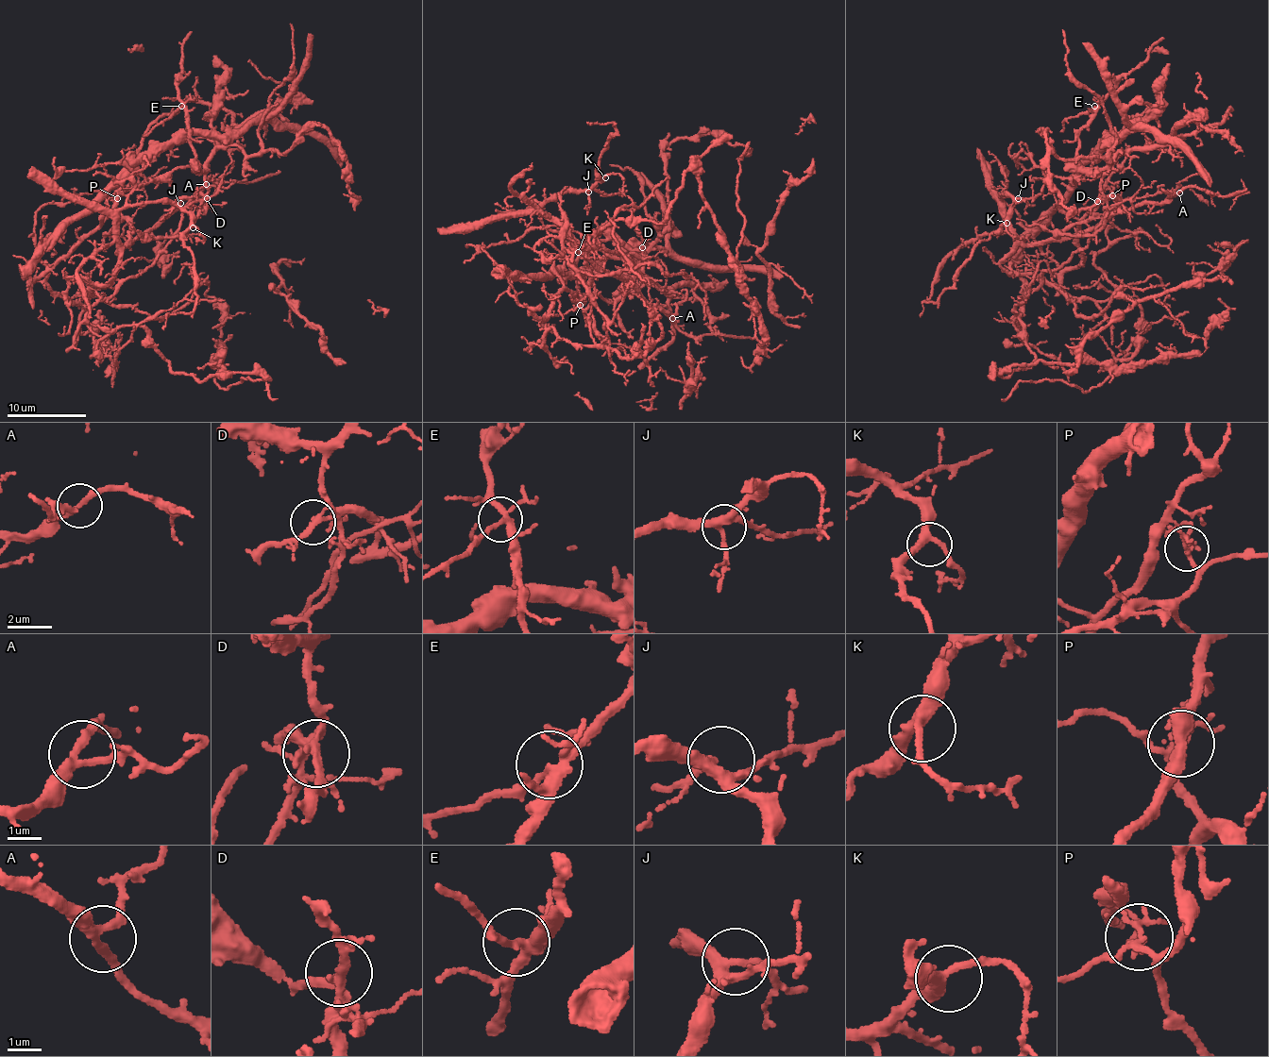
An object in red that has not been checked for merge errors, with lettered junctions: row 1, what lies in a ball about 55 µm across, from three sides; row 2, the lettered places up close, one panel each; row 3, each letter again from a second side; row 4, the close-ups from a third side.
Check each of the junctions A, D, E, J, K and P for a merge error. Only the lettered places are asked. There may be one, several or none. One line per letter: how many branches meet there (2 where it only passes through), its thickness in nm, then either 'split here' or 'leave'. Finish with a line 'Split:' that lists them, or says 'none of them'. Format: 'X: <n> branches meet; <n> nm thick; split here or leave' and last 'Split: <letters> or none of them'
A: 3 branches meet; 240 nm thick; leave
D: 3 branches meet; 180 nm thick; split here
E: 4 branches meet; 280 nm thick; leave
J: 4 branches meet; 280 nm thick; leave
K: 3 branches meet; 300 nm thick; leave
P: 5 branches meet; 140 nm thick; split here
Split: D, P

